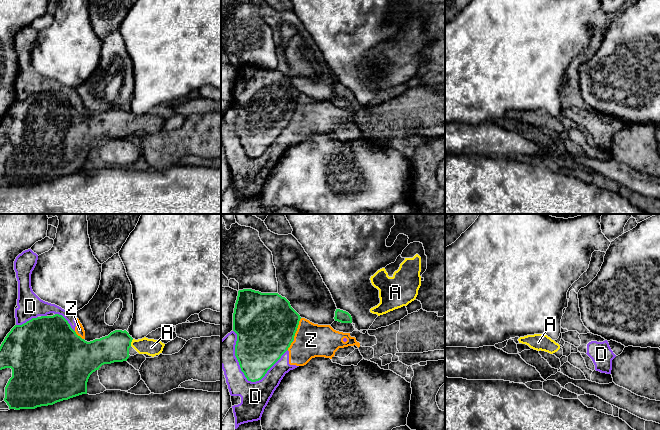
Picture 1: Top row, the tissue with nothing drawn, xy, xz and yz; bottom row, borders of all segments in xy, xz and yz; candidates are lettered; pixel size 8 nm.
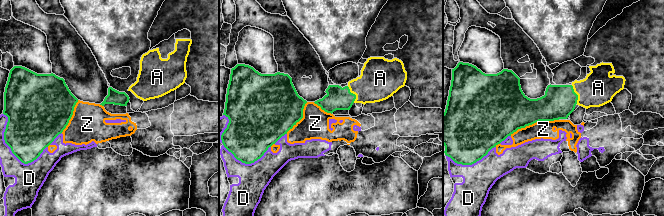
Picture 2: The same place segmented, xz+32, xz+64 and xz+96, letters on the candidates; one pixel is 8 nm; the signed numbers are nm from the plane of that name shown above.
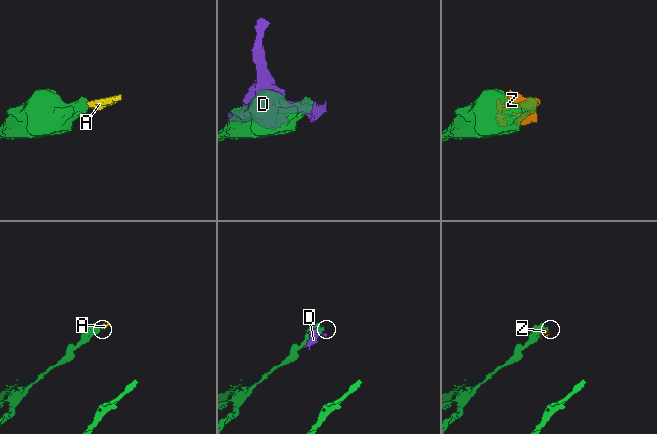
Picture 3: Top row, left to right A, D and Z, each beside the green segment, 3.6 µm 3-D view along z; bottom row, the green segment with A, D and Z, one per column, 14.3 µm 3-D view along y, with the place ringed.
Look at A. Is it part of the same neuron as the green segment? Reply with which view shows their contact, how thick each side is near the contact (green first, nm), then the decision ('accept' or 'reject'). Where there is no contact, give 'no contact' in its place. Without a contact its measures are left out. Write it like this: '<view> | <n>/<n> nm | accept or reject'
xy | 220/140 nm | accept

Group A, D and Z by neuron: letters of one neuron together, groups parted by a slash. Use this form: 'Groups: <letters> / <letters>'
Groups: A / D Z

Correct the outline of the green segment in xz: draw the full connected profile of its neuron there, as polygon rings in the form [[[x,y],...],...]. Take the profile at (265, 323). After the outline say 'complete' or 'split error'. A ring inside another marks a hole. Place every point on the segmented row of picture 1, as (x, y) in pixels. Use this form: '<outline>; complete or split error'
[[[252,289],[238,291],[233,313],[233,331],[237,334],[235,356],[248,381],[261,380],[288,350],[300,319],[290,302],[278,293],[261,293]]]; complete

